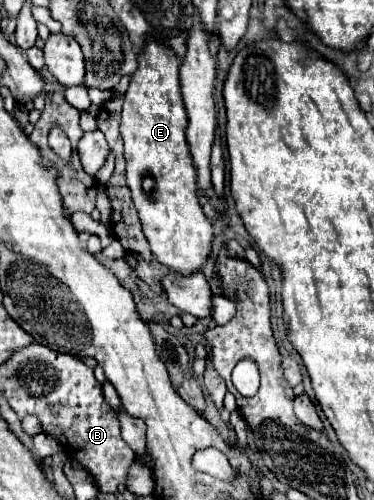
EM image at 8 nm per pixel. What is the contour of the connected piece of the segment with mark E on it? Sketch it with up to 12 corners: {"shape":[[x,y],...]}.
{"shape":[[147,37],[123,97],[127,185],[153,257],[205,265],[179,59]]}

